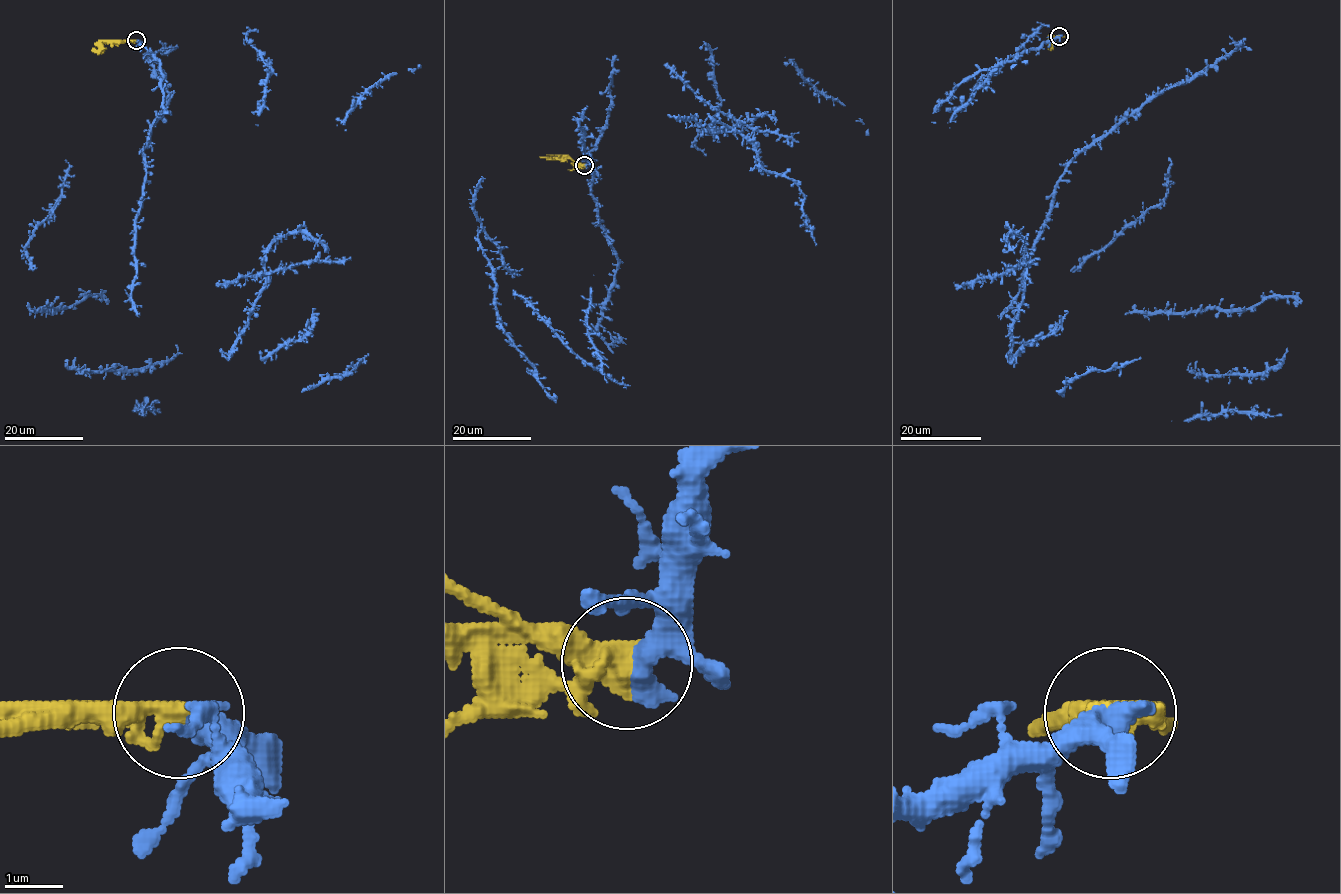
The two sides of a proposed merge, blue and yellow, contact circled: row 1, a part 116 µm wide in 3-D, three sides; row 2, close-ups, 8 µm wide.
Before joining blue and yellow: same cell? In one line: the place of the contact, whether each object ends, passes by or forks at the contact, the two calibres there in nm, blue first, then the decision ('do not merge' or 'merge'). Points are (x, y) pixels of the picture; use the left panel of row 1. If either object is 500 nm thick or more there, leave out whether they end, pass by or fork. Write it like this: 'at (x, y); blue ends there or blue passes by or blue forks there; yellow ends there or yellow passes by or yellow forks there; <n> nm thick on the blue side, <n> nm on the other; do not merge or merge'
at (136, 40); blue passes by; yellow passes by; 400 nm thick on the blue side, 380 nm on the other; do not merge

